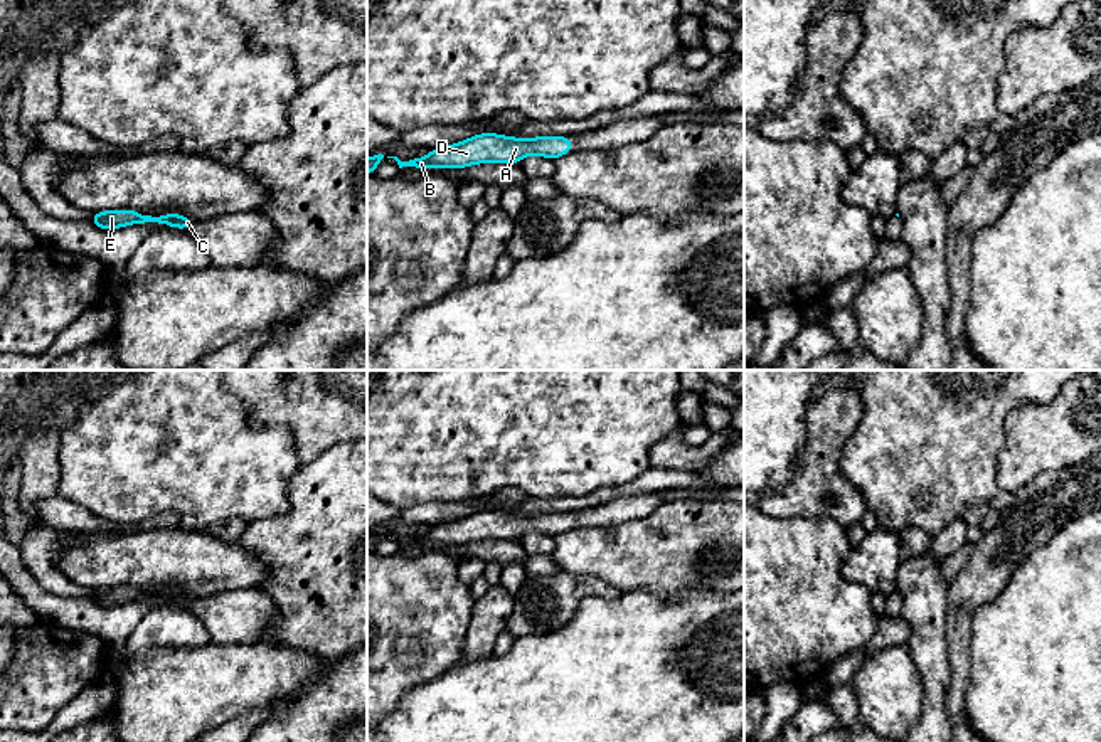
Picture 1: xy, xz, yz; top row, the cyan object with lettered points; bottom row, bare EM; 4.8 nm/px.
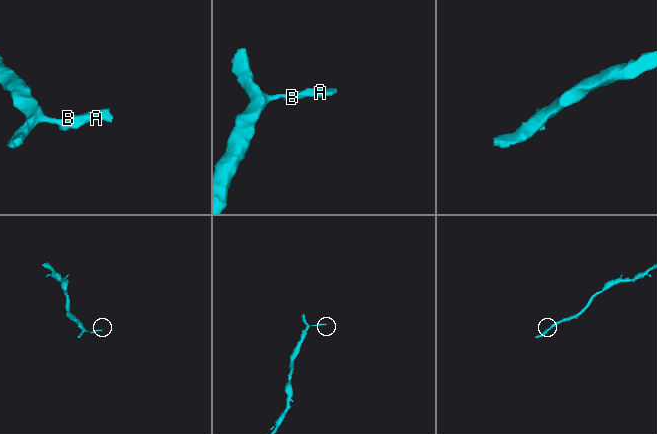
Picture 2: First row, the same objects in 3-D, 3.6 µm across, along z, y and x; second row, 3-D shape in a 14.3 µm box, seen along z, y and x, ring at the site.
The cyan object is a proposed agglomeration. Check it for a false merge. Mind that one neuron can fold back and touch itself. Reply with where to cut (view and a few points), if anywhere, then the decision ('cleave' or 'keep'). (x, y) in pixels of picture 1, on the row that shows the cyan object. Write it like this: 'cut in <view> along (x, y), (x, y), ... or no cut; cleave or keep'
no cut; keep

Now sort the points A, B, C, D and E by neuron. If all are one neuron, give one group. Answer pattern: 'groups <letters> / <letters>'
groups A B C D E

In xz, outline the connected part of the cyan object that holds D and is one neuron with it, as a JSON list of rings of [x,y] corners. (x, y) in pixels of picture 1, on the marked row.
[[[483,133],[456,145],[434,148],[423,158],[414,158],[409,162],[401,162],[397,156],[387,158],[394,158],[399,168],[465,168],[468,165],[485,162],[517,165],[525,155],[530,153],[556,160],[571,151],[571,136],[542,136],[524,140]]]

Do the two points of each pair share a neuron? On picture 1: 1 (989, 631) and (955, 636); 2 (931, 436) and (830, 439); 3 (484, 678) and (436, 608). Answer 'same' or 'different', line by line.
1: different
2: different
3: different

